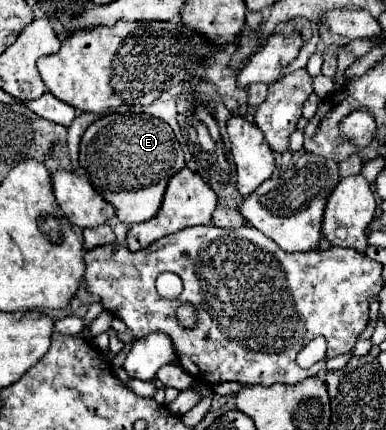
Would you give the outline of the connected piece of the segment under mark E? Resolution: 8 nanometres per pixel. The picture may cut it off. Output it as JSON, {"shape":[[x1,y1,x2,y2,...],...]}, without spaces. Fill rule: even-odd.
{"shape":[[108,114,86,128,80,142,80,166,94,190,114,206,116,218,138,224,158,212,170,176,184,168,184,154,164,120,148,114]]}

